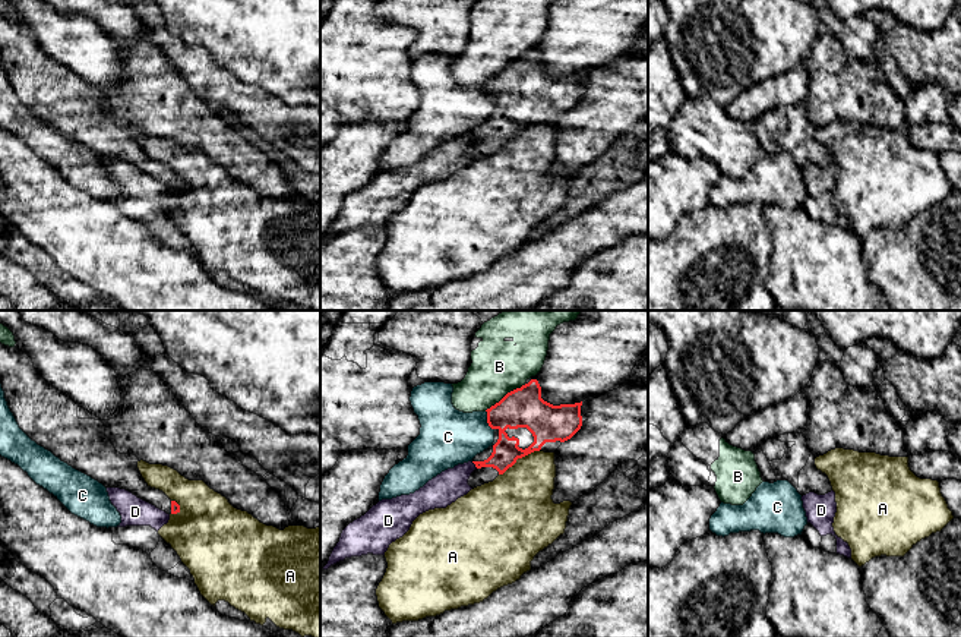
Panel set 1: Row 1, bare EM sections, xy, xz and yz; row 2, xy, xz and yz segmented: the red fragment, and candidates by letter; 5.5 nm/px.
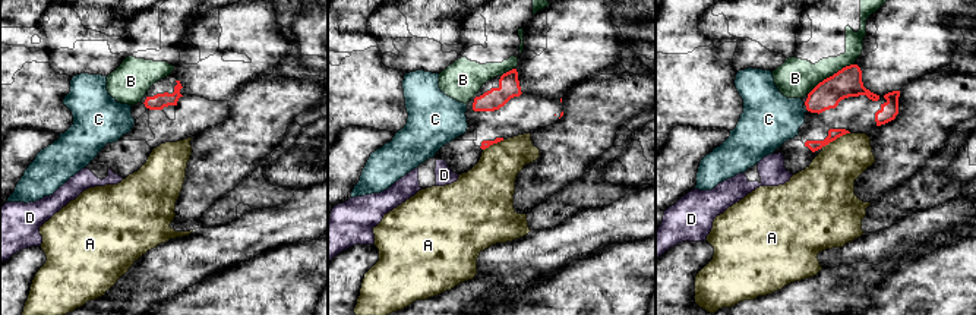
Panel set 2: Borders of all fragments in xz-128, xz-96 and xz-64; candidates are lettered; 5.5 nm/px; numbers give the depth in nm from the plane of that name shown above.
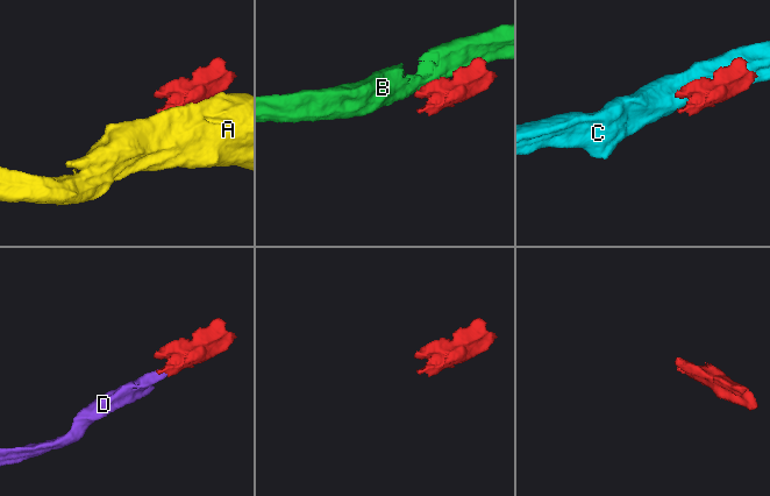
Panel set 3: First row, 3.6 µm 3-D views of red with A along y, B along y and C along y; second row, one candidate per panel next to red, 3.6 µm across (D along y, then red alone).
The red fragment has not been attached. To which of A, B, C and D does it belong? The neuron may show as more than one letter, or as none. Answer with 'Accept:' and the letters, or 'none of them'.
Accept: none of them

